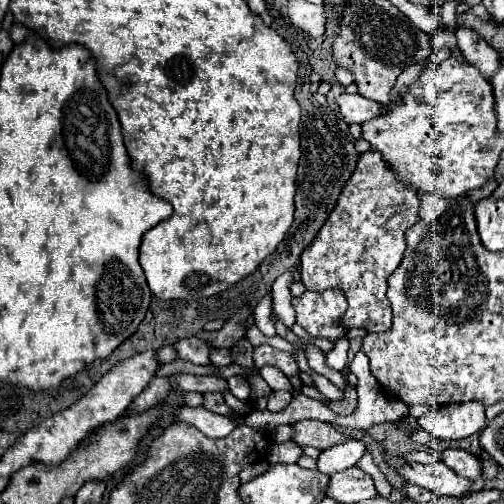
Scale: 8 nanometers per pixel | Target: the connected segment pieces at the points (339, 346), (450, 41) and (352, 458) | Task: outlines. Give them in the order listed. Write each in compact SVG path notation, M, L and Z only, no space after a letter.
M342 337L340 341L336 341L334 349L326 355L326 365L330 369L336 369L336 371L342 371L348 363L348 347L350 347L350 341L346 337Z
M440 21L438 33L432 37L432 47L434 49L454 49L456 47L456 37L452 33L444 33L444 23Z
M346 441L340 445L334 445L334 449L324 449L318 457L318 471L324 471L326 475L350 469L356 465L356 461L364 453L362 441Z

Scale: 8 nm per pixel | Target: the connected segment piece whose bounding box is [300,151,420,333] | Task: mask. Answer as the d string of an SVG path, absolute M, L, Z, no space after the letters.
M378 151L360 155L358 165L344 185L334 211L328 215L312 245L300 257L300 281L310 291L338 287L346 293L348 311L342 327L362 327L370 333L392 329L392 309L386 299L386 281L398 267L404 253L404 231L418 221L420 199L404 187Z

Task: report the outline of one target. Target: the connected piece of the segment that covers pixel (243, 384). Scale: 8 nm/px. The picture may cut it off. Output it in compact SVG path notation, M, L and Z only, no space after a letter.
M238 375L230 377L228 379L228 387L230 387L232 395L236 395L242 401L248 401L248 397L250 397L250 385L248 385L248 381L244 377L238 377Z

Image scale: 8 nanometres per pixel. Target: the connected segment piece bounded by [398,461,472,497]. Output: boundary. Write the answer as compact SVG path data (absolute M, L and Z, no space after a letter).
M434 461L428 465L422 463L414 463L414 465L406 465L402 469L398 469L398 473L420 487L430 489L436 495L464 495L470 487L472 481L466 477L456 475L452 469L448 469L442 461Z

